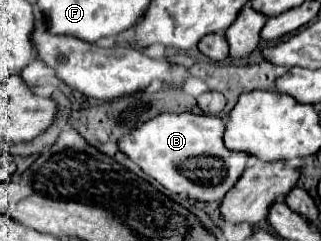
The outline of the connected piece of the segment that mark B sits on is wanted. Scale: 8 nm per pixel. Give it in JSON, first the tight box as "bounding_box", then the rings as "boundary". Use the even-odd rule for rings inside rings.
{"bounding_box":[117,114,249,202],"boundary":[[[159,114],[117,140],[117,148],[129,156],[147,176],[175,194],[185,194],[199,202],[221,200],[245,170],[249,154],[225,150],[221,134],[225,122],[207,114]]]}

